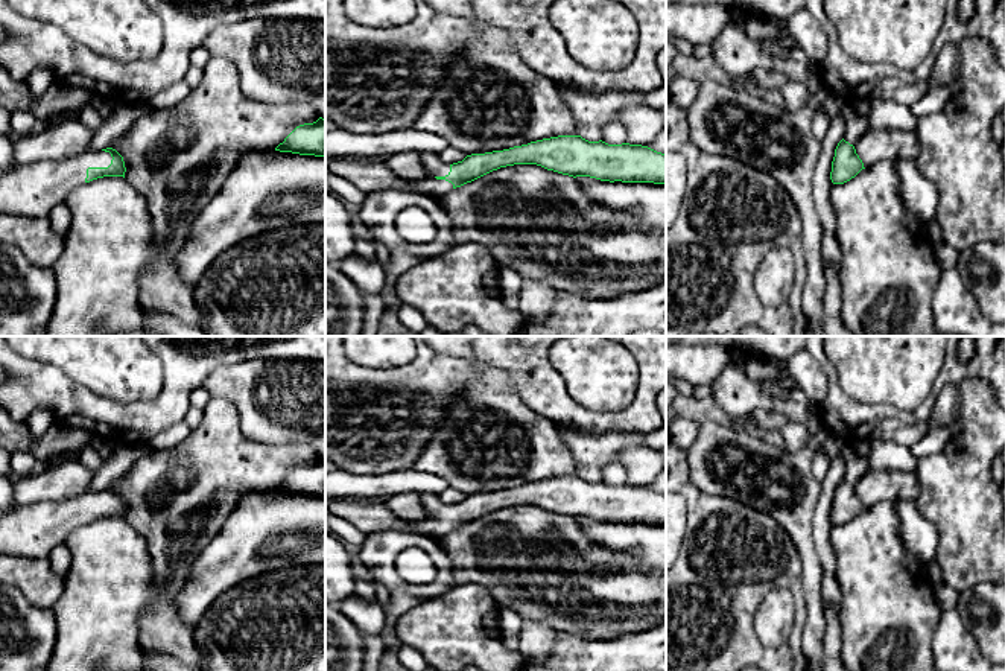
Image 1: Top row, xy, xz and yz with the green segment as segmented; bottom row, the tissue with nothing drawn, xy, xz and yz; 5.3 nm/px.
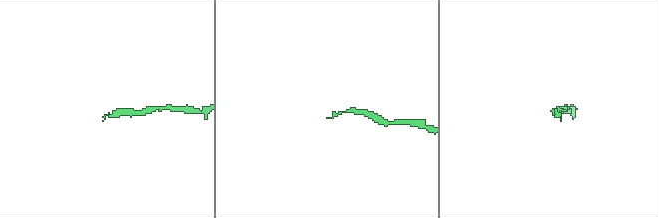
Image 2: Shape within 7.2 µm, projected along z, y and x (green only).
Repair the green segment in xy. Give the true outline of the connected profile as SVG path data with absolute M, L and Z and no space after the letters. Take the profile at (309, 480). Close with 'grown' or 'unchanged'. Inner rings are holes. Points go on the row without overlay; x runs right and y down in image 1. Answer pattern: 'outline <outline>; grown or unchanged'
outline M325 460L296 467L275 491L325 498Z; unchanged

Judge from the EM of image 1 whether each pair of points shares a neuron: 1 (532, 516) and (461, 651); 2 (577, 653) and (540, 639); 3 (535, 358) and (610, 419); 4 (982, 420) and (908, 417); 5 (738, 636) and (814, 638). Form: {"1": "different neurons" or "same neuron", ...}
{"1": "different neurons", "2": "different neurons", "3": "same neuron", "4": "different neurons", "5": "different neurons"}

